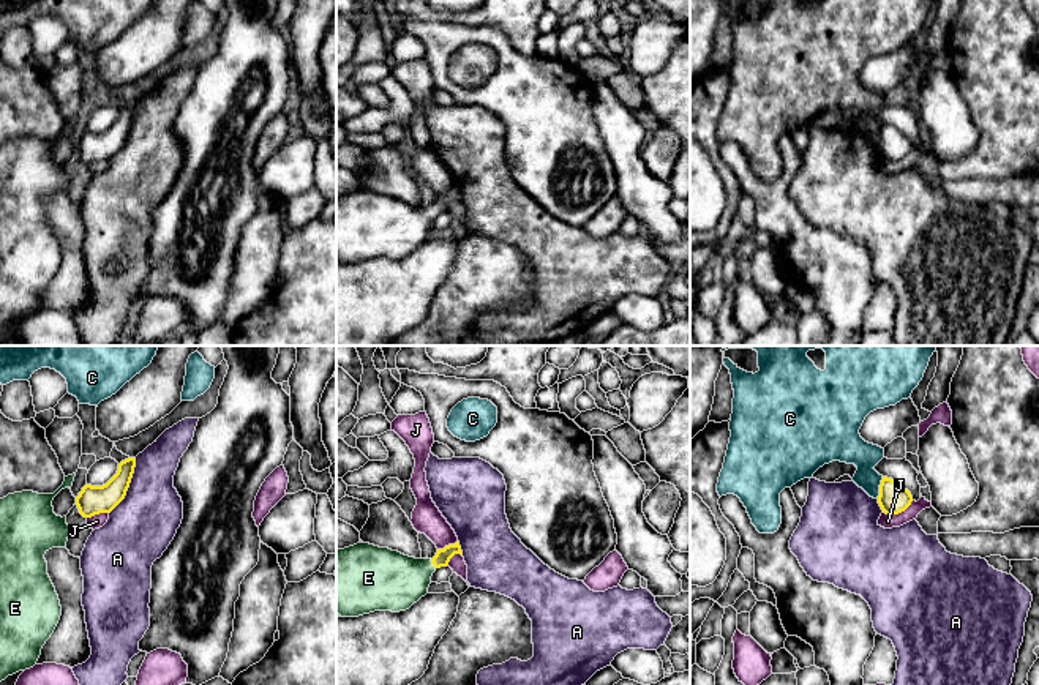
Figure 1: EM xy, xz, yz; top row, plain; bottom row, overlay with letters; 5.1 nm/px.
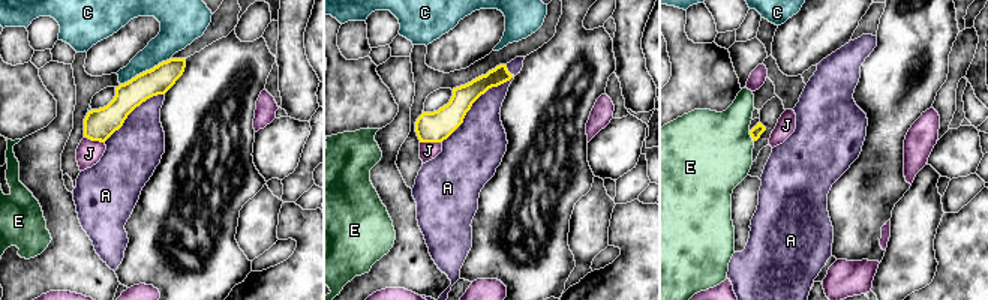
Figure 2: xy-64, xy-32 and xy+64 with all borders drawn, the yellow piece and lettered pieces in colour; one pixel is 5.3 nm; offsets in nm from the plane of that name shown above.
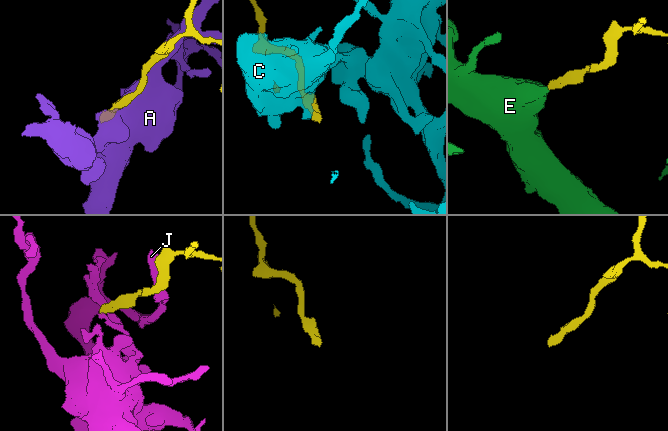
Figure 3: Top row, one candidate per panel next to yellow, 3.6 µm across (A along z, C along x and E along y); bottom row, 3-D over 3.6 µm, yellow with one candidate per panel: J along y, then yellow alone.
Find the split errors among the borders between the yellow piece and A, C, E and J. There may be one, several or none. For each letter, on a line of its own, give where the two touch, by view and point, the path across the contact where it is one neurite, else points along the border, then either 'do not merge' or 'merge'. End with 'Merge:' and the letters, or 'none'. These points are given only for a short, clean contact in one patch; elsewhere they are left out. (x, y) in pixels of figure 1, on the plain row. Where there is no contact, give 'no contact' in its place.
A: xy (128, 133) | do not merge
C: yz (880, 134) | do not merge
E: xz (433, 210) | across xz (442, 202), (433, 210), (406, 226), (387, 226) | merge
J: yz (897, 160) | along yz (913, 147), (897, 160), (883, 160) | do not merge
Merge: E

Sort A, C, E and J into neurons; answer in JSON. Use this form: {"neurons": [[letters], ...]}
{"neurons": [["A"], ["C"], ["E"], ["J"]]}

